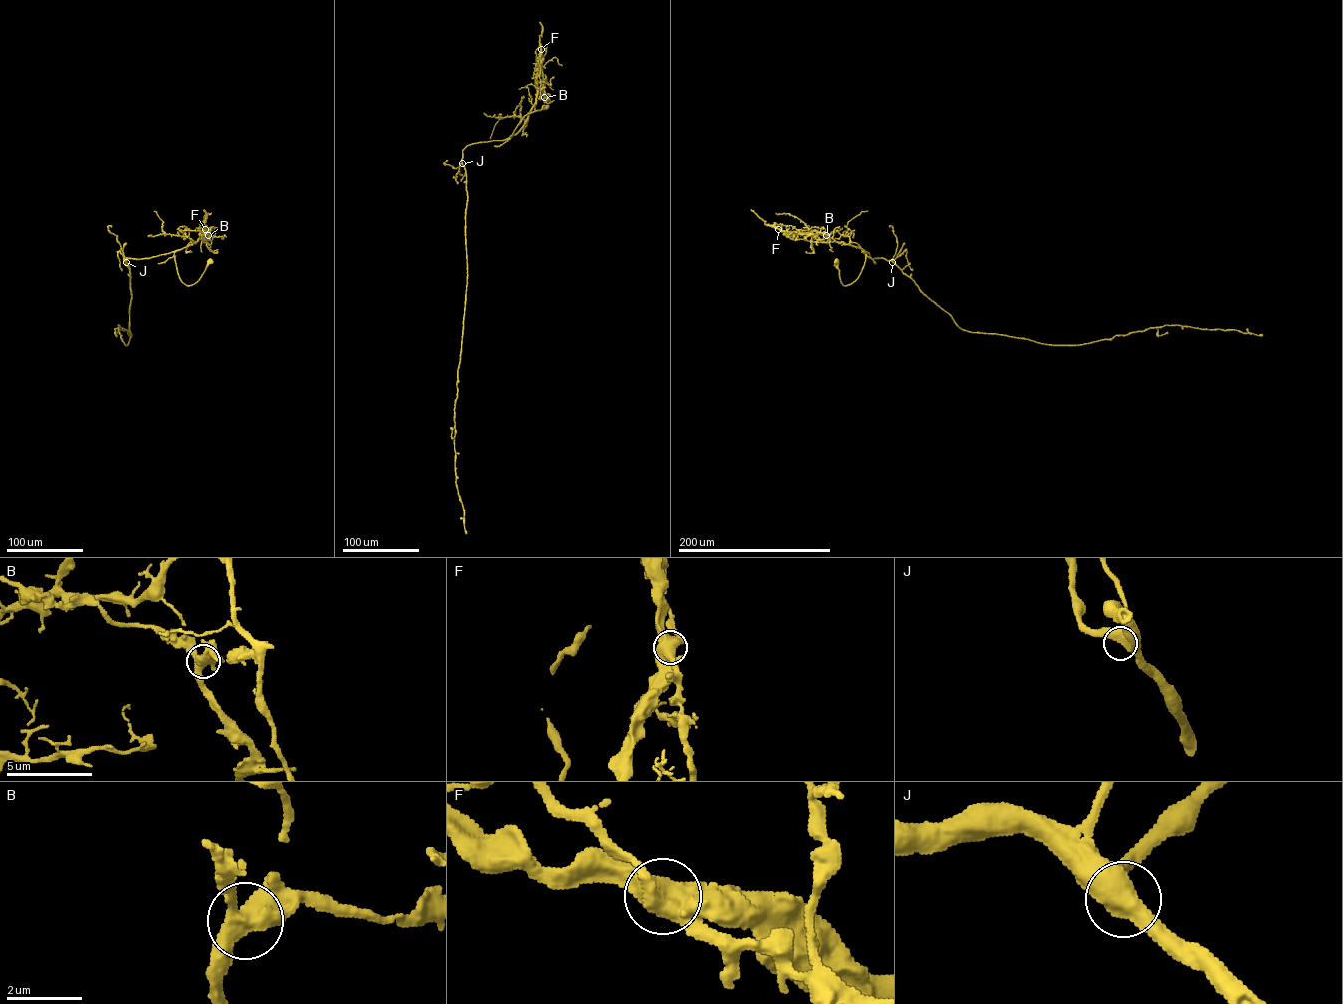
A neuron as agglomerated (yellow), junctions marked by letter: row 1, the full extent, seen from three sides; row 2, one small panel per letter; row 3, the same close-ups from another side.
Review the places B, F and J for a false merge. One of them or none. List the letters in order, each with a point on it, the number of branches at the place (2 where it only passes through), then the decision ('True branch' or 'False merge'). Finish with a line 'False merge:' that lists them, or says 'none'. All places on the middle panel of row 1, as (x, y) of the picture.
B: Place: (544, 97). Branches: 3. True branch
F: Place: (541, 49). Branches: 3. False merge
J: Place: (462, 163). Branches: 3. True branch
False merge: F

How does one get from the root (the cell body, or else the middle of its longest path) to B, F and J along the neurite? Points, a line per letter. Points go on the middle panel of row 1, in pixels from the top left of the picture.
B: (545, 106), (526, 114), (510, 136), (515, 135), (526, 120), (540, 88), (544, 97)
F: (545, 106), (526, 114), (510, 136), (522, 127), (535, 102), (535, 80), (541, 66), (541, 49)
J: (545, 106), (526, 114), (505, 139), (468, 145), (462, 151), (462, 163)

